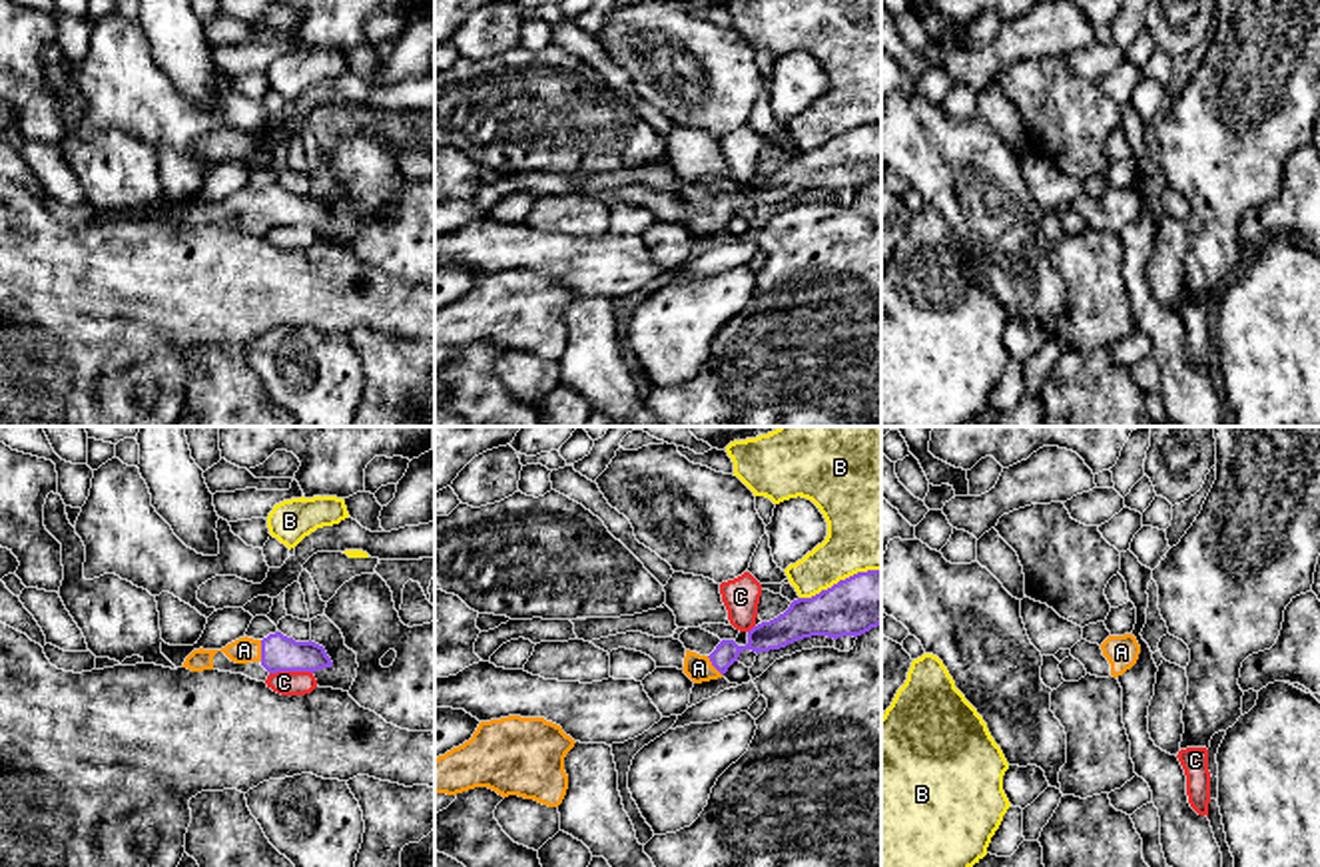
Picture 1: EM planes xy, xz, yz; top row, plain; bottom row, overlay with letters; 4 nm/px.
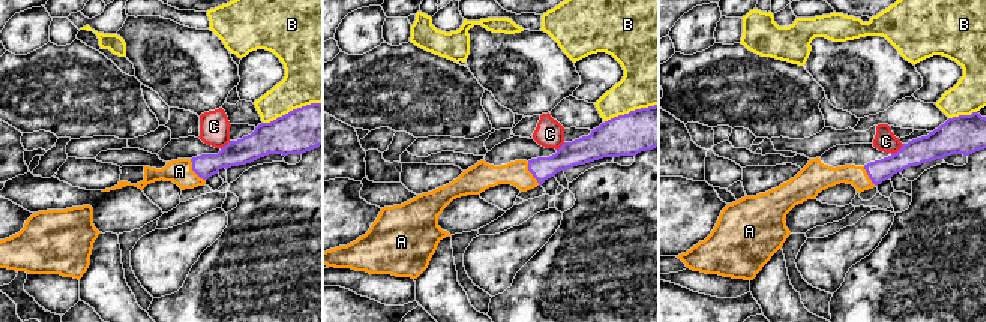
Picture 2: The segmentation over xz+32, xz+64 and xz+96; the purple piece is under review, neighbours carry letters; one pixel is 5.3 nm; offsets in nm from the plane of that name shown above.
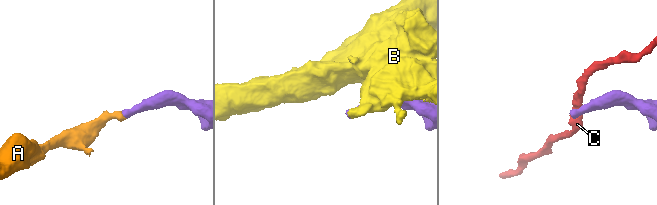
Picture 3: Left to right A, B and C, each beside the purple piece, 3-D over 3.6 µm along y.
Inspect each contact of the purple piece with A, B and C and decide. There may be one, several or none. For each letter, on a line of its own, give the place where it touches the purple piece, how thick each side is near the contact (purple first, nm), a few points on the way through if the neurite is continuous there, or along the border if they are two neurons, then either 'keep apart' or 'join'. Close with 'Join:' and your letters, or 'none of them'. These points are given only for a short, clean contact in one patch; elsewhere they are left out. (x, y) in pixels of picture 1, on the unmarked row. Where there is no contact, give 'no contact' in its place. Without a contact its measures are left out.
A: meets purple in xy at (262, 204); 140 nm thick on the purple side, 110 nm on the other; join
B: meets purple in xz at (840, 134); 240 nm thick on the purple side, 360 nm on the other; keep apart
C: meets purple in xy at (290, 224); 140 nm thick on the purple side, 100 nm on the other; border along xy (312, 226), (270, 228); keep apart
Join: A

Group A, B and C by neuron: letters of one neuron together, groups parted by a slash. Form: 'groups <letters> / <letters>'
groups A / B / C

